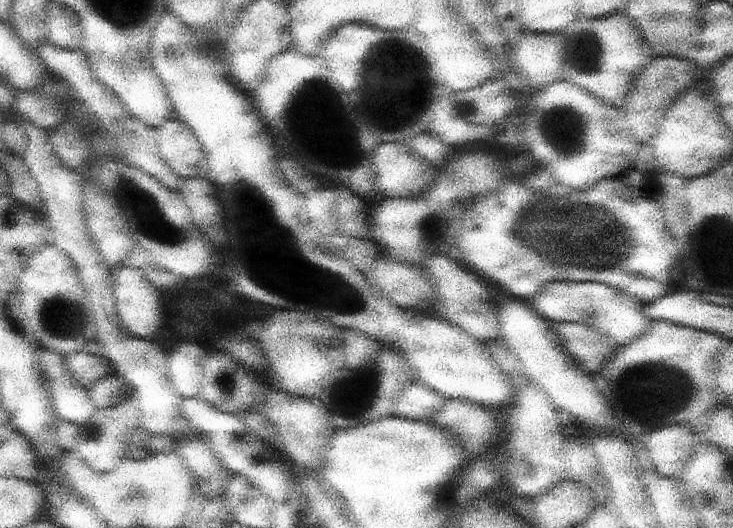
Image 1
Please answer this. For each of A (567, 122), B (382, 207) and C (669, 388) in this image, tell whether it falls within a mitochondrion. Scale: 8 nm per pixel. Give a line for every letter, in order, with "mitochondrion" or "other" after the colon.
A: mitochondrion
B: other
C: mitochondrion

